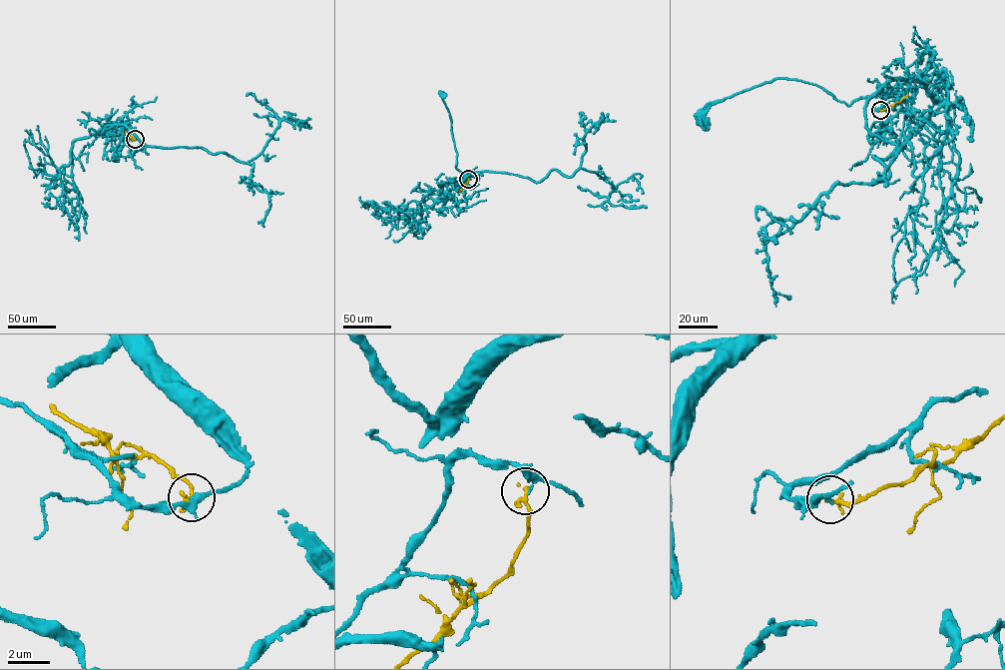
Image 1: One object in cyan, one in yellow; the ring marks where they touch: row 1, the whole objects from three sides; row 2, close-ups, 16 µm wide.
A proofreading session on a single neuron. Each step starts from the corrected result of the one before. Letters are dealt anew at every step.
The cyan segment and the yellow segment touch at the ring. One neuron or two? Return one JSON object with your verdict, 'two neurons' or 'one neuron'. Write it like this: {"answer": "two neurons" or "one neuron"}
{"answer": "two neurons"}

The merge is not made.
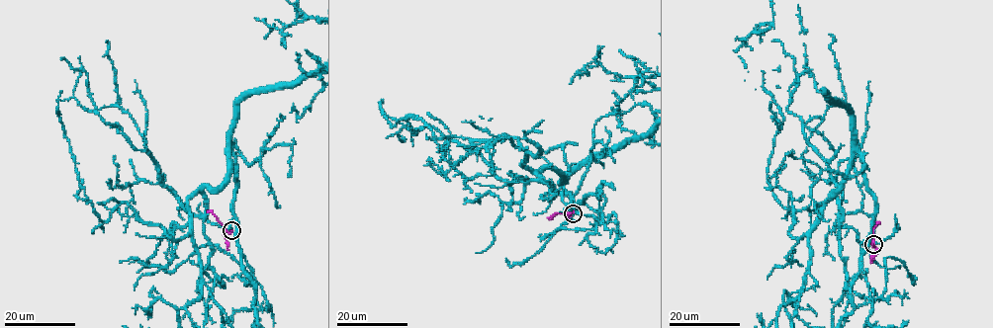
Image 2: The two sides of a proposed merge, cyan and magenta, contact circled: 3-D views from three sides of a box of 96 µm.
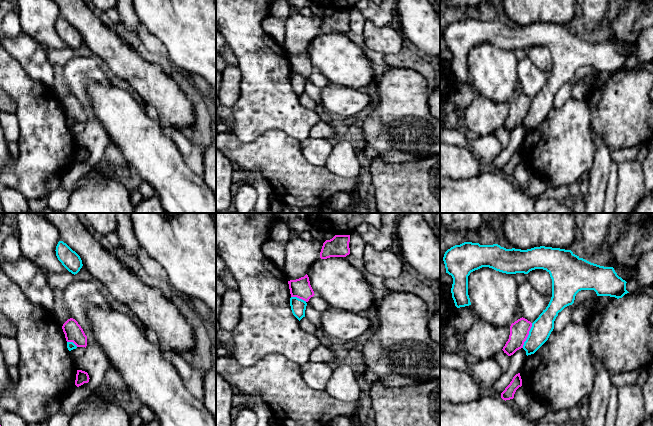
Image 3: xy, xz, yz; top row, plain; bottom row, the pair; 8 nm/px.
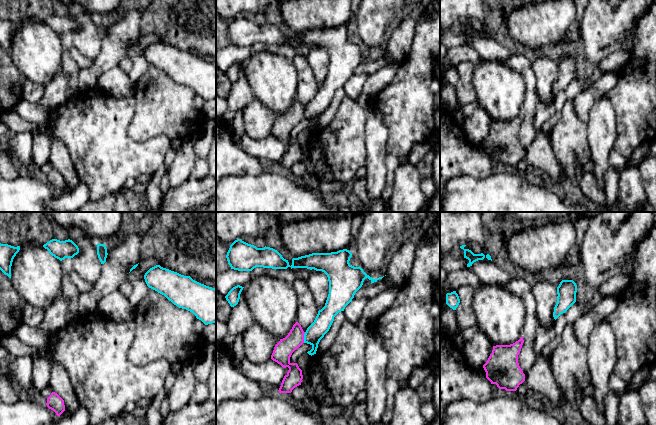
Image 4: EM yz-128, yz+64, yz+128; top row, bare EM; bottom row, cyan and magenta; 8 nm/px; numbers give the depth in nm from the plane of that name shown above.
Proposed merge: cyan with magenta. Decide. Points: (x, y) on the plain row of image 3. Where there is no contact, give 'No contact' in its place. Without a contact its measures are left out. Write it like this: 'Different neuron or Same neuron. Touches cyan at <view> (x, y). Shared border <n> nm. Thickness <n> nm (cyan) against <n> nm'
Different neuron. Touches cyan at yz (528, 111). Shared border 220 nm. Thickness 160 nm (cyan) against 160 nm

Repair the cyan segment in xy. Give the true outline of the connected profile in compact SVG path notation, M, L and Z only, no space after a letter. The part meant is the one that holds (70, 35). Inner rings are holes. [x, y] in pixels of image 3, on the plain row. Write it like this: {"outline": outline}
{"outline": "M59 17L55 27L58 36L69 48L75 51L80 47L83 42L82 36L66 19Z"}

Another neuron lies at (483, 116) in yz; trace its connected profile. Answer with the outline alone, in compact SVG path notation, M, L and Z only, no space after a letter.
M476 97L465 110L468 130L478 137L493 134L509 115L510 102L495 103L488 98Z

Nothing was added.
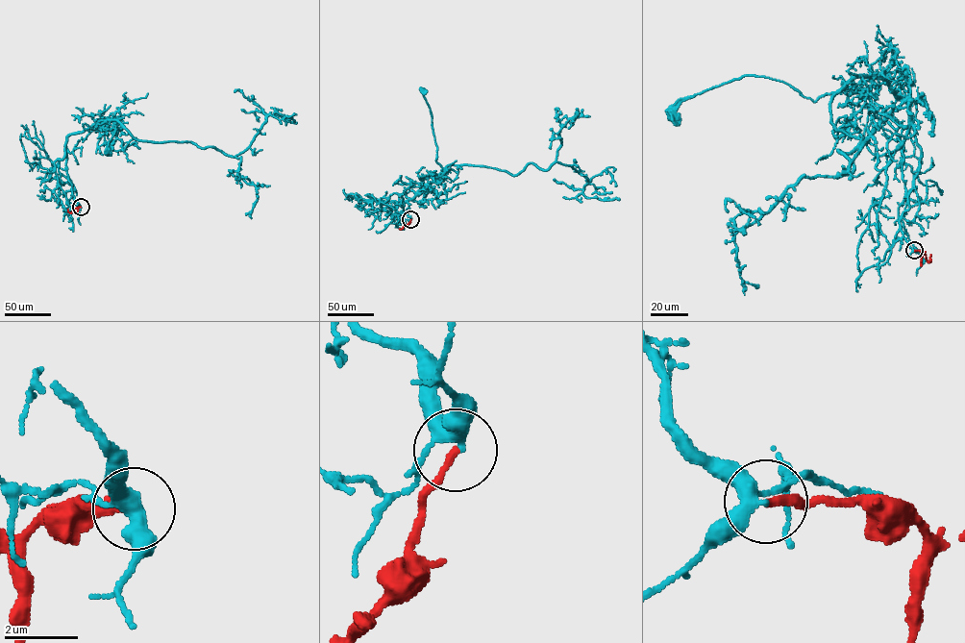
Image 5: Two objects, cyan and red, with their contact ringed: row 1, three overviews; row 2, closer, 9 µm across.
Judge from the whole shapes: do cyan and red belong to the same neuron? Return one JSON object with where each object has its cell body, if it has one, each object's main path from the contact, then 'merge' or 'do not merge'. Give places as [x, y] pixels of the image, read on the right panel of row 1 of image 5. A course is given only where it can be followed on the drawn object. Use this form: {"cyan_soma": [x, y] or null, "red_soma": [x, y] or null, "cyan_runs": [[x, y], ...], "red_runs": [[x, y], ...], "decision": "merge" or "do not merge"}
{"cyan_soma": [672, 115], "red_soma": null, "cyan_runs": [[914, 250], [900, 221], [920, 148], [910, 106], [882, 79], [853, 77], [812, 101], [744, 76], [673, 115]], "red_runs": [[914, 250], [923, 252], [928, 261], [931, 254]], "decision": "do not merge"}

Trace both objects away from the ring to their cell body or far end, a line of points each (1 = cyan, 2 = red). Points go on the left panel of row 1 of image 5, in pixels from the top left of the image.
1: (81, 207), (67, 172), (66, 137), (99, 121), (116, 120), (123, 127), (116, 135), (115, 126), (107, 151)
2: (81, 207), (70, 212), (68, 209)

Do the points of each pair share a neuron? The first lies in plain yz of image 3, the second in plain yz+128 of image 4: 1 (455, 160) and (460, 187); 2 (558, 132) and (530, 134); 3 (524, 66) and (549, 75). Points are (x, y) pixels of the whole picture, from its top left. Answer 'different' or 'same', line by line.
1: different
2: different
3: different

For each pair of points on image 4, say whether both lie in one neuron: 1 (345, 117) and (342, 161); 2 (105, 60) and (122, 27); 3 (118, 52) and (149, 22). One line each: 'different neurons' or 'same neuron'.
1: same neuron
2: same neuron
3: different neurons

